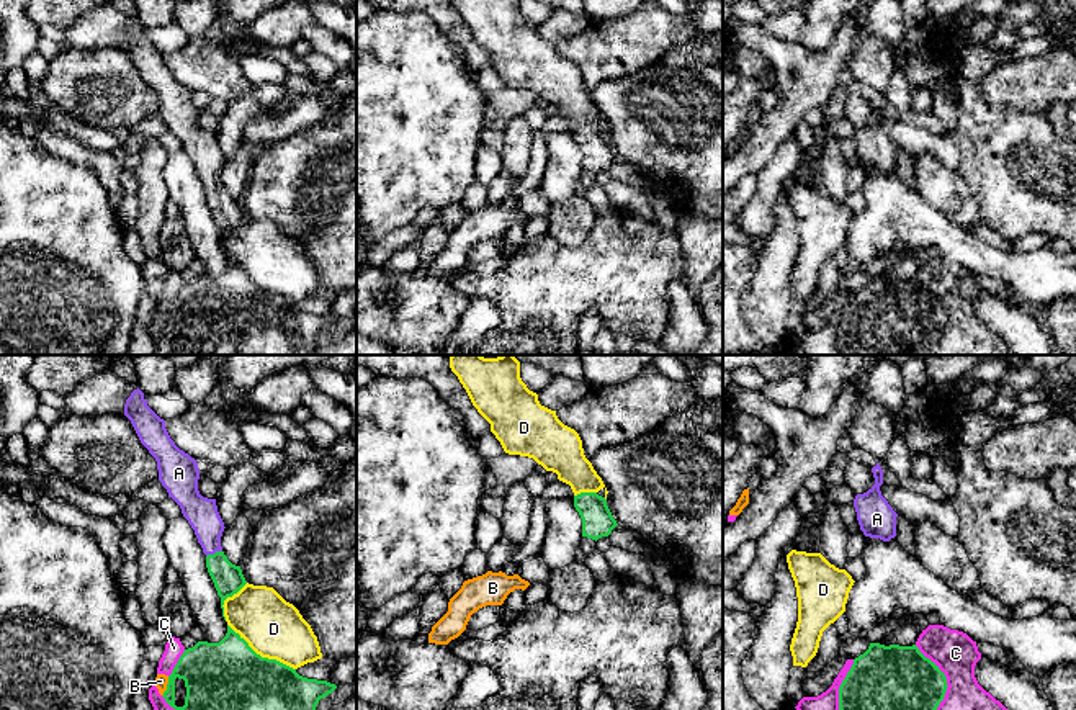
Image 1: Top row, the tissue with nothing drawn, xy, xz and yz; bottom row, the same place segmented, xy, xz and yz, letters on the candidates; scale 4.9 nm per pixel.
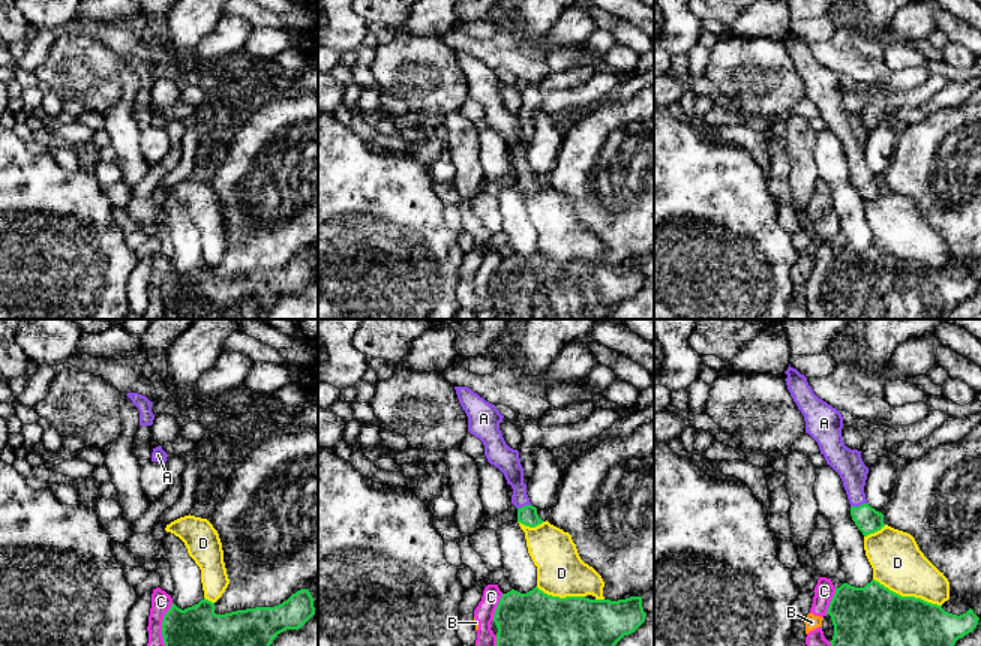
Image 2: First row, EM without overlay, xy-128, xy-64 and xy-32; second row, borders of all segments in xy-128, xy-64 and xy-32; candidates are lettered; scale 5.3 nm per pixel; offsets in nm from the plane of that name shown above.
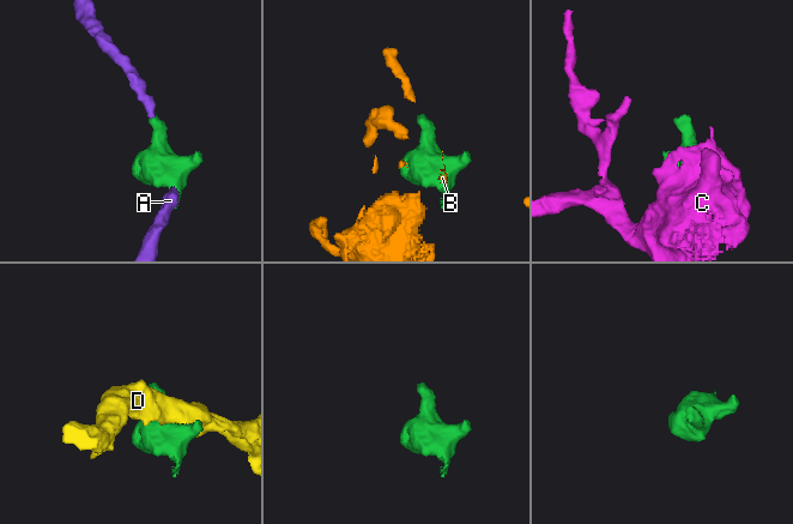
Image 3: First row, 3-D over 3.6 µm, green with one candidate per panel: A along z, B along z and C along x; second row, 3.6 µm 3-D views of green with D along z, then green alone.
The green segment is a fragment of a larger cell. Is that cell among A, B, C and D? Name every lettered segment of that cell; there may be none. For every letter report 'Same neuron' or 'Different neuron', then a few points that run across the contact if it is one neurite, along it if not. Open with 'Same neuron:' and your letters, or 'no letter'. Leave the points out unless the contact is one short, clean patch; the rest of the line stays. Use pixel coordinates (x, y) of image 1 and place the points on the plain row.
Same neuron: A
A: Same neuron
B: Different neuron. Line: xy (169, 310), (162, 329)
C: Different neuron
D: Different neuron

